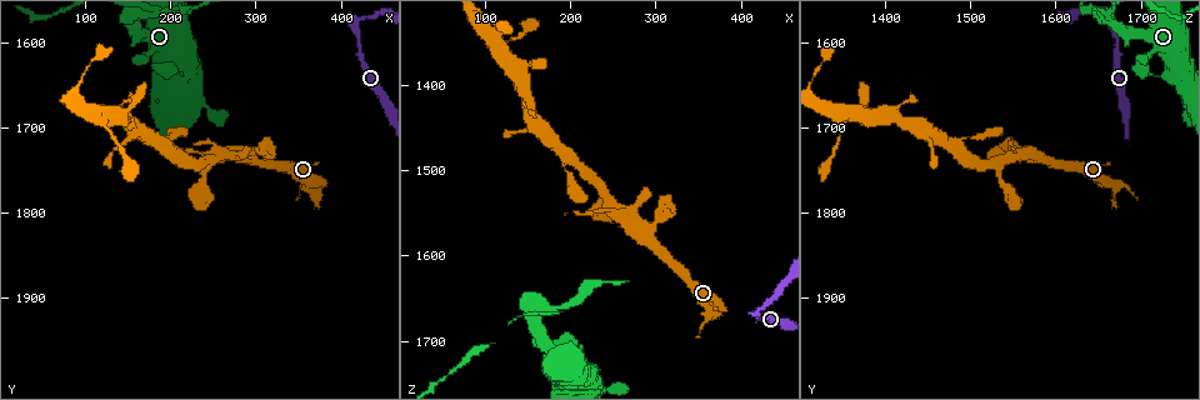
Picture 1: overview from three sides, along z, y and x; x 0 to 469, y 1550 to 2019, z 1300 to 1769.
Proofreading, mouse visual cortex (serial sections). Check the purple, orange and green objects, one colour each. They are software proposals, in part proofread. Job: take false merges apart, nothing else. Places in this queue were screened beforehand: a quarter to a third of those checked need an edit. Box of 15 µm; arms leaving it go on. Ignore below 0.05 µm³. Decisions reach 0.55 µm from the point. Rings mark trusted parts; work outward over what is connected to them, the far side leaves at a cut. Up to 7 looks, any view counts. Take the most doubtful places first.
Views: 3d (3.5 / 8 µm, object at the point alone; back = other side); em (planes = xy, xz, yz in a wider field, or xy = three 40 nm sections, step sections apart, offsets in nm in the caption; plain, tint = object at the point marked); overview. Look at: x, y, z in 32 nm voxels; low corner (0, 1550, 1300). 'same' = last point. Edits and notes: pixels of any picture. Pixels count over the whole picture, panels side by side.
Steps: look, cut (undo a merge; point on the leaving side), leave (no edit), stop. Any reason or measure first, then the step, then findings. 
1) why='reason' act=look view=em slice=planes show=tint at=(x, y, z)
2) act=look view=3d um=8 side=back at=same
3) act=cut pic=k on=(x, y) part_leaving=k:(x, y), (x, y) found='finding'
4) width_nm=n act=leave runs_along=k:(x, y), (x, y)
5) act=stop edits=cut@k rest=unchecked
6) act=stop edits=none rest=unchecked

why='abrupt turn' act=look view=em slice=xy step=2 show=tint at=(215, 1640, 1735)

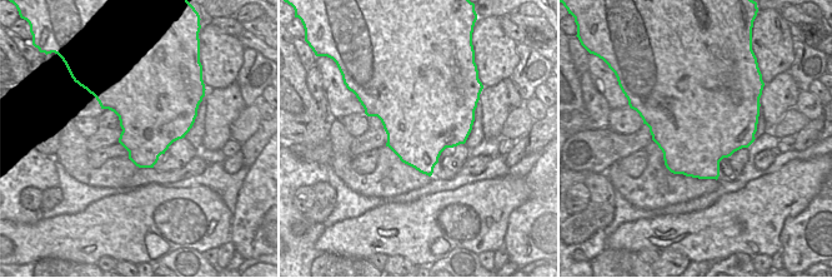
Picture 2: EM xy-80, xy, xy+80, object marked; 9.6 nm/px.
act=look view=3d um=3.5 at=same

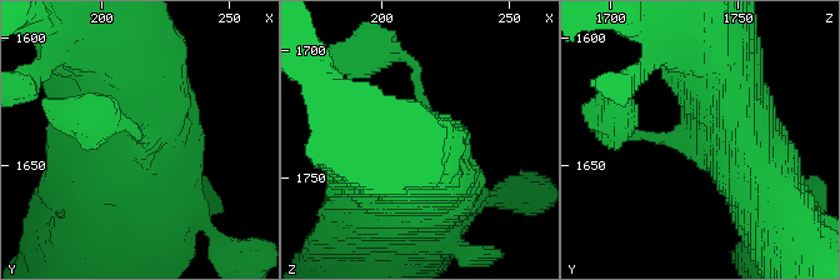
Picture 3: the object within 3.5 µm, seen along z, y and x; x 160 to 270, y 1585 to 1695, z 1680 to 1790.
act=leave runs_along=3:(710, 49), (761, 199) found='all the same cell'

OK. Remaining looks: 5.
why='thick turns thin' act=look view=3d um=3.5 at=(365, 1770, 1670)

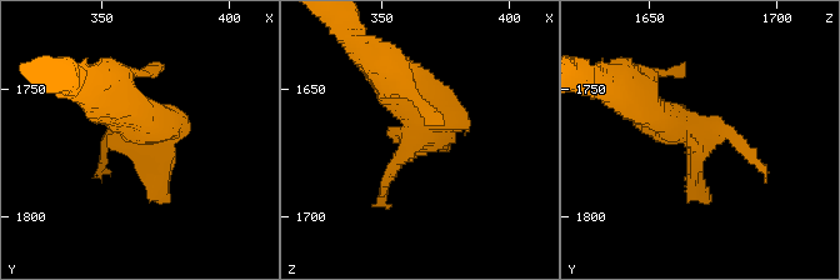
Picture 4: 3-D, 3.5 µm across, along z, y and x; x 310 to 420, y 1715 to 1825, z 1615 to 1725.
act=look view=em slice=xy step=5 show=tint at=(369, 1771, 1669)

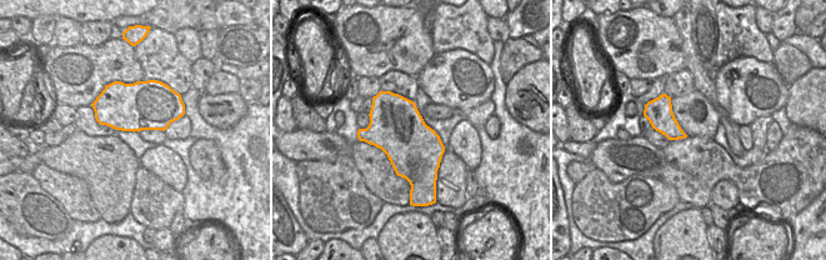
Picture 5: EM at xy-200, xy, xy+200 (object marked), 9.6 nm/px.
act=cut pic=4 on=(690, 186) part_leaving=4:(695, 139), (695, 185), (708, 200) found='two cells meet here'

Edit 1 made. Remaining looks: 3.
act=look view=overview

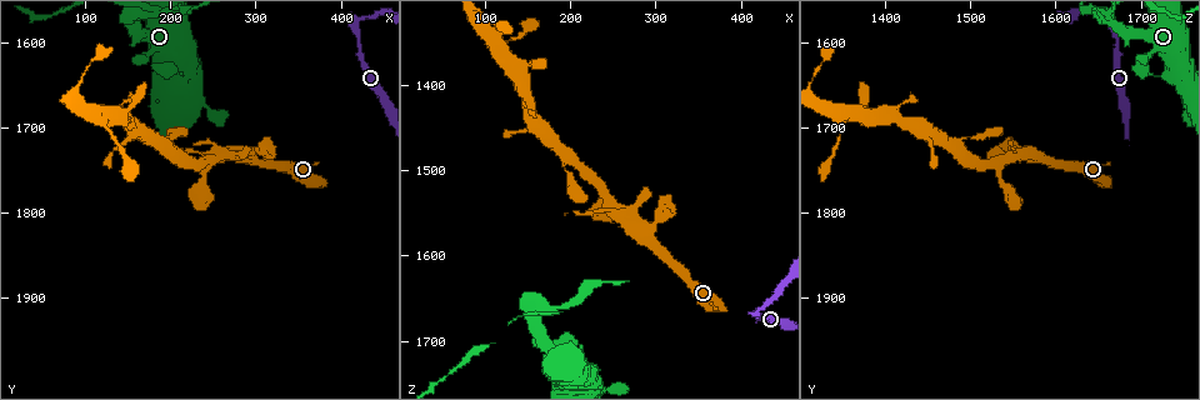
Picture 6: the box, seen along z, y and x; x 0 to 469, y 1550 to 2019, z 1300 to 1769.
why='sudden change in width' act=look view=3d um=3.5 at=(275, 1730, 1555)

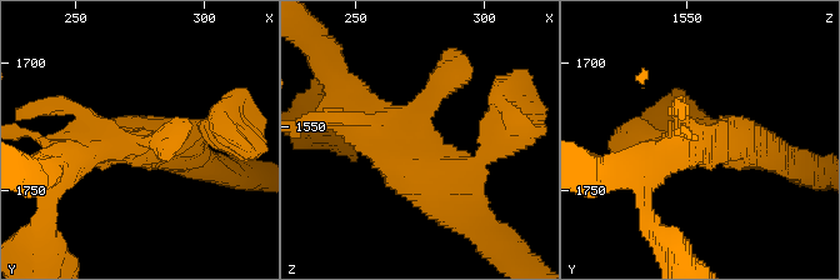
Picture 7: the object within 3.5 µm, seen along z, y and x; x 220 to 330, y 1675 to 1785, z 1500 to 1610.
arms=4 arm_widths_nm=200,200,450,500 why='shape alone is not enough' act=look view=em slice=xy step=1 show=tint at=(273, 1732, 1554)

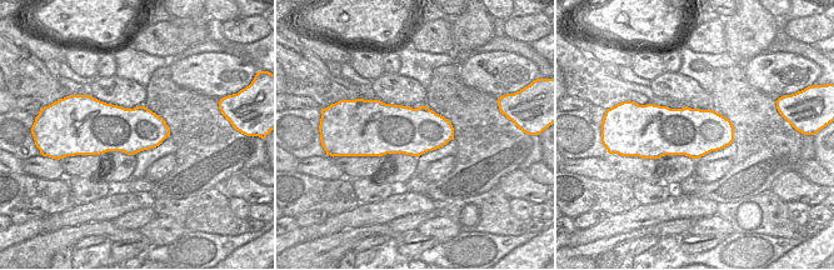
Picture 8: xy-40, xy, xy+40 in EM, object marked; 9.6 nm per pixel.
width_nm=480 act=leave runs_along=7:(459, 211), (351, 119), (348, 96) found='all the same cell'

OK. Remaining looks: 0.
act=stop edits=cut@4 rest=unchecked

